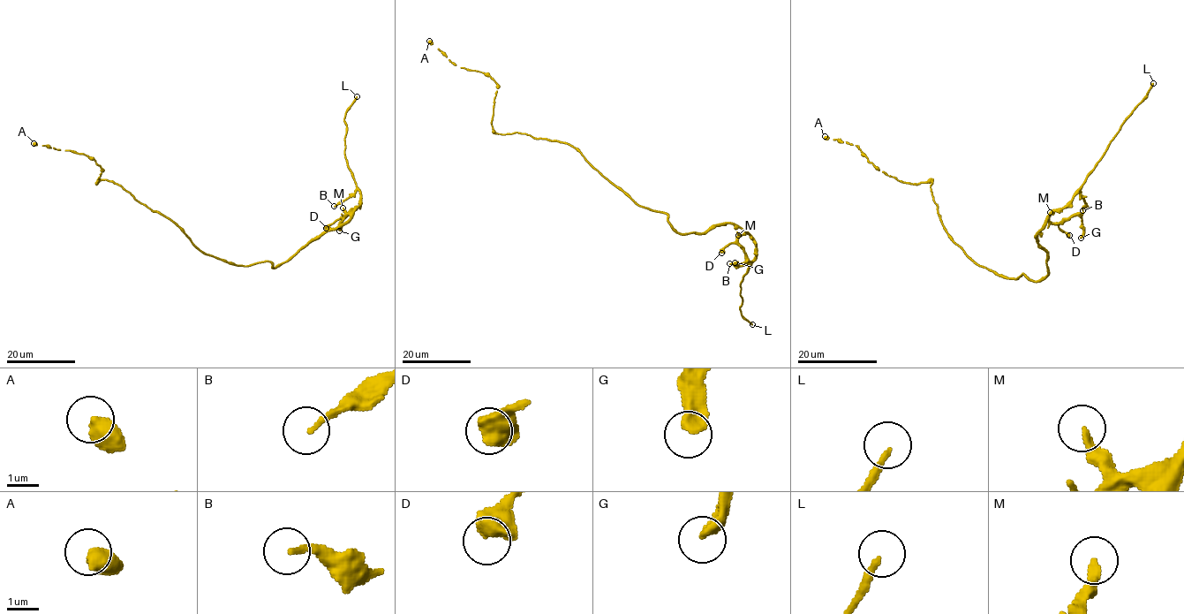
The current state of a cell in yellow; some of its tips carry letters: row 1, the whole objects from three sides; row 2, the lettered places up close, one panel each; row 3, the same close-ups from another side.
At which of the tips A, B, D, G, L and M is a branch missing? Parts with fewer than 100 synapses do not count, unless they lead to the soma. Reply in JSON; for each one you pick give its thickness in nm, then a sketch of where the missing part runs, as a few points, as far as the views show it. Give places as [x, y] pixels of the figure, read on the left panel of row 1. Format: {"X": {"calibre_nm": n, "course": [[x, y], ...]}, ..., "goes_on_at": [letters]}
{"L": {"calibre_nm": 180}, "goes_on_at": ["L"]}

